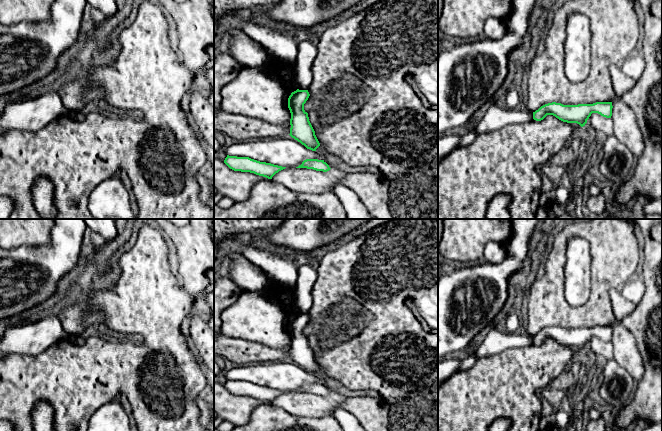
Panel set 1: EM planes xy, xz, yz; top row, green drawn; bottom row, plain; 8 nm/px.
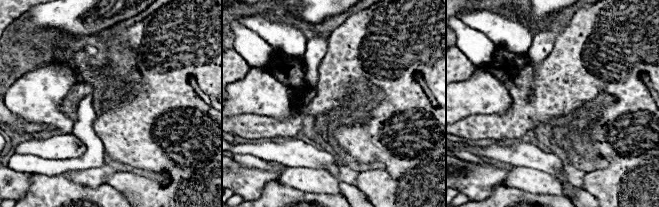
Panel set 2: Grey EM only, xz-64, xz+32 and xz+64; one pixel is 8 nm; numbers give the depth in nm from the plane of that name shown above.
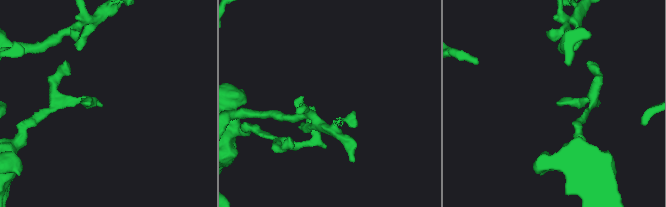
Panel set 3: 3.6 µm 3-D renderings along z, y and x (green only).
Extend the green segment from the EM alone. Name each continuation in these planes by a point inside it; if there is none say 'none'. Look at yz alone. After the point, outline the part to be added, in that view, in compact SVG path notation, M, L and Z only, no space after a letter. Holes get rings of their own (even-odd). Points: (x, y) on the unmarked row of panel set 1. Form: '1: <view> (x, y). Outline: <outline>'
none

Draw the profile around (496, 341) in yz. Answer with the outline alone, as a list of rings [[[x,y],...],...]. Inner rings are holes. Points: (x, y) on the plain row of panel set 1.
[[[496,327],[491,328],[483,343],[472,353],[478,358],[496,355],[509,348],[525,347],[533,343],[533,337],[529,334],[519,334],[511,330],[503,333]]]

